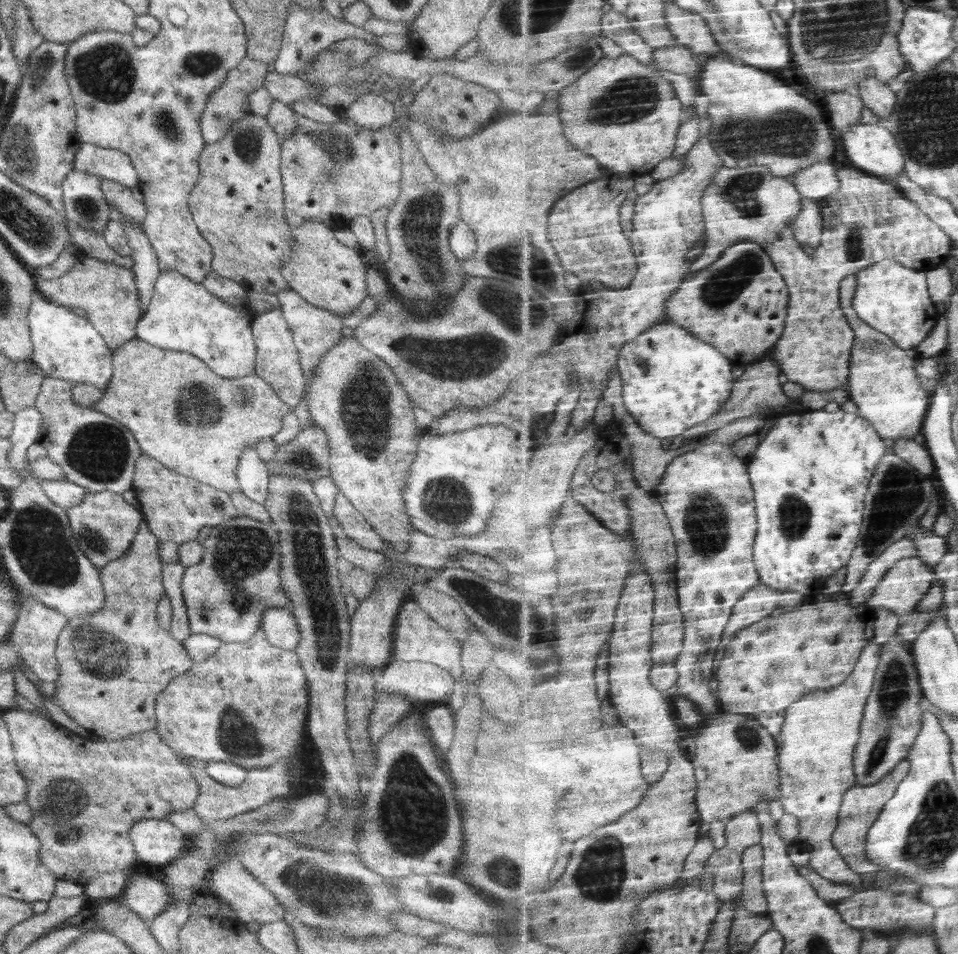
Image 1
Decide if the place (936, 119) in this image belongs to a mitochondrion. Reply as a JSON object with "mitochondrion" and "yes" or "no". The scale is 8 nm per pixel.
{"mitochondrion":"yes"}

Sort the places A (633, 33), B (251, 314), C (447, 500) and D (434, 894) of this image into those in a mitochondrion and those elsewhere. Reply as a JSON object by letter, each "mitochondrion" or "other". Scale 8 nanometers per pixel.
{"A":"other","B":"other","C":"mitochondrion","D":"mitochondrion"}

